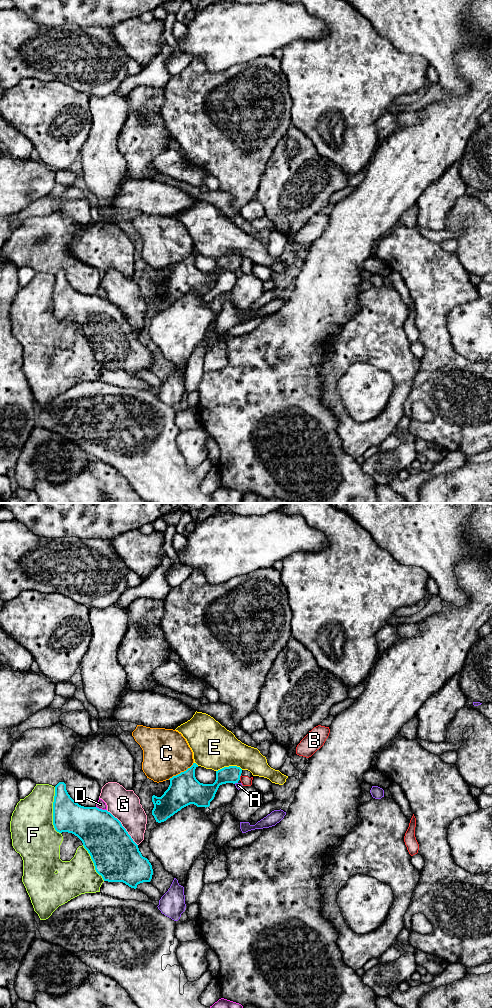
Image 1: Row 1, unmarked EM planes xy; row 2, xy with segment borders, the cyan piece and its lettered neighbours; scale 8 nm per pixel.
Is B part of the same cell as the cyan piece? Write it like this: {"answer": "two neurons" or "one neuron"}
{"answer": "two neurons"}

